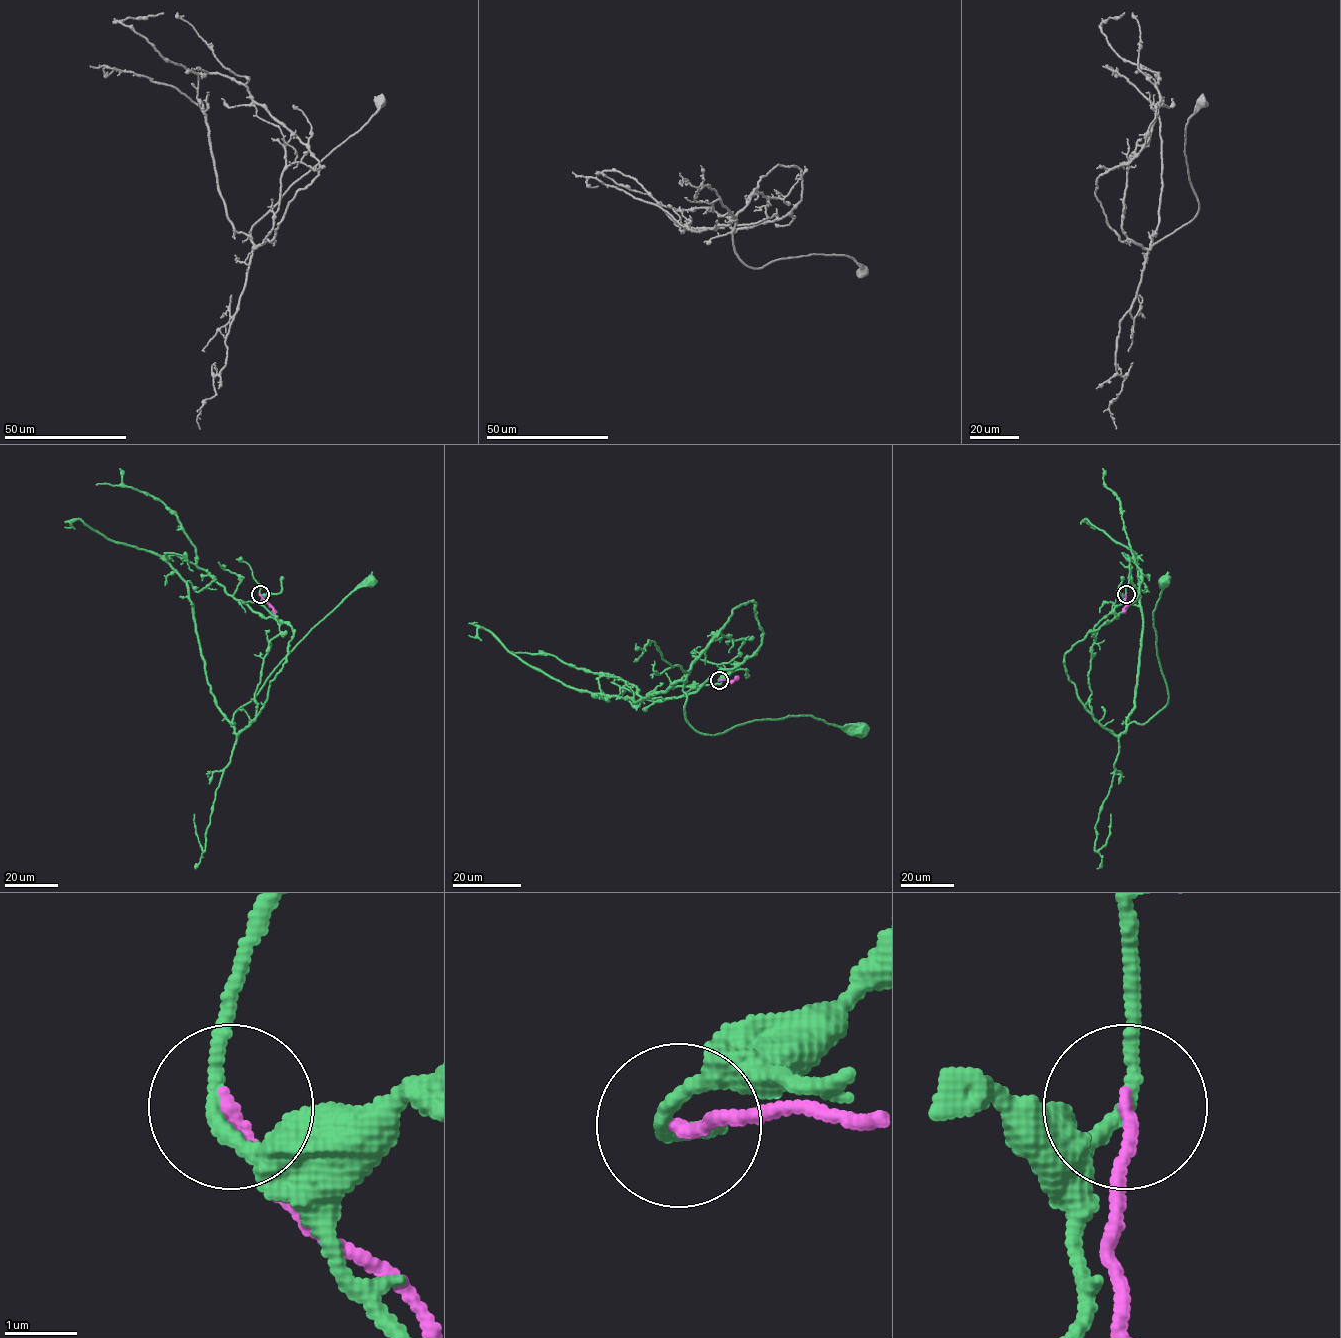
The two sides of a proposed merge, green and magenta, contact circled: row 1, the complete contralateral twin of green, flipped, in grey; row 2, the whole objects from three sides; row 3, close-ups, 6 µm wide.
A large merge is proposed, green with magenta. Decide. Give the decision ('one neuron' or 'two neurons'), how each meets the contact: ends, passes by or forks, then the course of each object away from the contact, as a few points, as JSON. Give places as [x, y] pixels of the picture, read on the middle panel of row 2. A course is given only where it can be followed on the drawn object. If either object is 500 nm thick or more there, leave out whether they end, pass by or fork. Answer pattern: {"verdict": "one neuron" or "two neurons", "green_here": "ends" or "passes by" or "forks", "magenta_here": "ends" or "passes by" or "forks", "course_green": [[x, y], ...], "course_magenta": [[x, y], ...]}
{"verdict": "two neurons", "green_here": "passes by", "magenta_here": "ends", "course_green": [[718, 680], [761, 643], [753, 602], [732, 611], [691, 667], [685, 719], [716, 735], [798, 715], [861, 730]], "course_magenta": [[719, 680], [732, 681], [737, 676]]}

